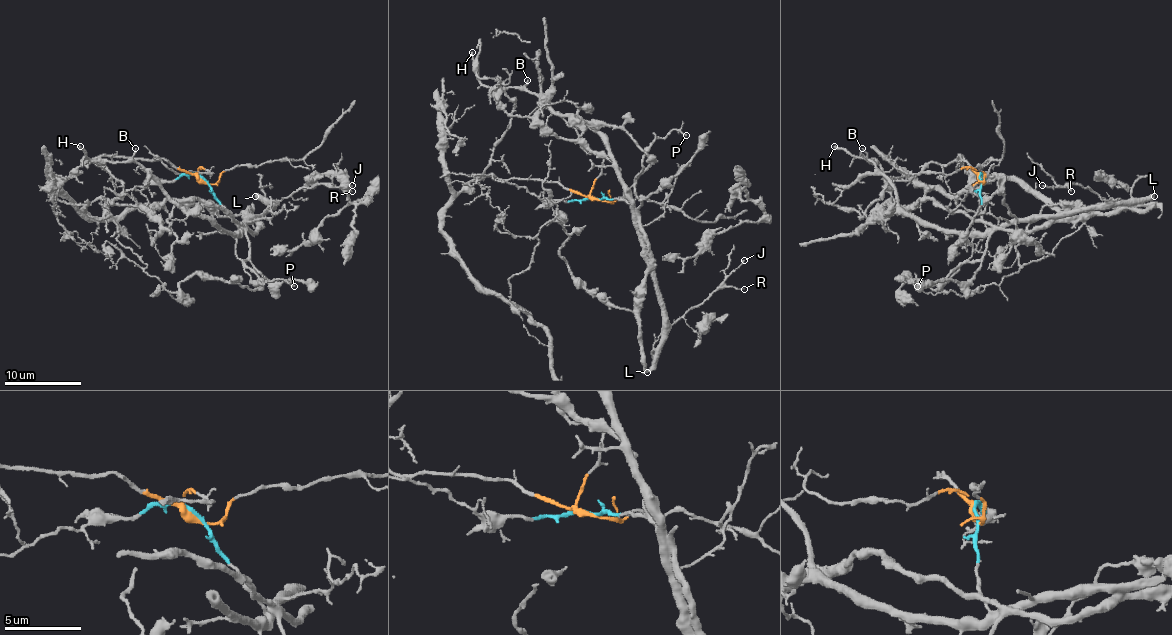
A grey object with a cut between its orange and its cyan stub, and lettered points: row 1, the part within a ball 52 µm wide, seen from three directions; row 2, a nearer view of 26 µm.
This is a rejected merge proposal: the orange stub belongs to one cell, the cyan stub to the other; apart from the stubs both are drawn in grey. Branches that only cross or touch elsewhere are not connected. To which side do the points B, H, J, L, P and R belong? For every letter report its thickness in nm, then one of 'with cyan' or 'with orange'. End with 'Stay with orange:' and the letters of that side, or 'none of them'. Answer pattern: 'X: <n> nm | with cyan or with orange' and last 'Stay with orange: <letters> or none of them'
B: 120 nm | with cyan
H: 280 nm | with cyan
J: 150 nm | with cyan
L: 280 nm | with cyan
P: 150 nm | with cyan
R: 140 nm | with cyan
Stay with orange: none of them

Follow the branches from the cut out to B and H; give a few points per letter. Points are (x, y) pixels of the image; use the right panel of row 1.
B: (981, 178), (981, 220), (987, 230), (946, 232), (910, 217), (900, 207), (897, 188), (862, 148)
H: (981, 178), (981, 220), (987, 230), (946, 232), (910, 217), (900, 207), (897, 188), (870, 161), (833, 146)

